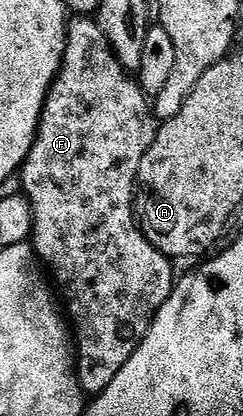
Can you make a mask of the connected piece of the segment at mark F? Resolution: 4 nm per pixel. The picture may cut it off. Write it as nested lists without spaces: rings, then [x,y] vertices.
[[[92,16],[73,17],[68,23],[68,35],[64,37],[64,55],[60,70],[52,81],[52,87],[44,101],[44,111],[40,113],[40,127],[36,129],[36,139],[32,141],[32,147],[19,171],[18,179],[20,178],[21,184],[24,185],[22,187],[24,197],[32,205],[32,236],[30,239],[32,248],[36,251],[37,259],[46,267],[47,273],[49,275],[52,273],[56,277],[57,287],[55,286],[55,289],[58,294],[58,289],[60,289],[59,297],[62,299],[62,306],[66,311],[71,333],[74,335],[74,357],[78,363],[76,378],[80,382],[80,389],[88,396],[100,394],[110,384],[110,380],[114,380],[114,376],[122,372],[126,360],[130,360],[130,356],[134,356],[134,352],[142,344],[146,332],[156,318],[156,312],[162,308],[162,304],[166,304],[174,285],[173,259],[158,252],[158,248],[154,248],[146,240],[144,233],[140,231],[134,209],[136,177],[150,144],[156,139],[157,129],[158,122],[154,117],[149,95],[140,89],[139,81],[116,59],[116,54],[113,53],[112,46],[106,40],[99,21]]]

